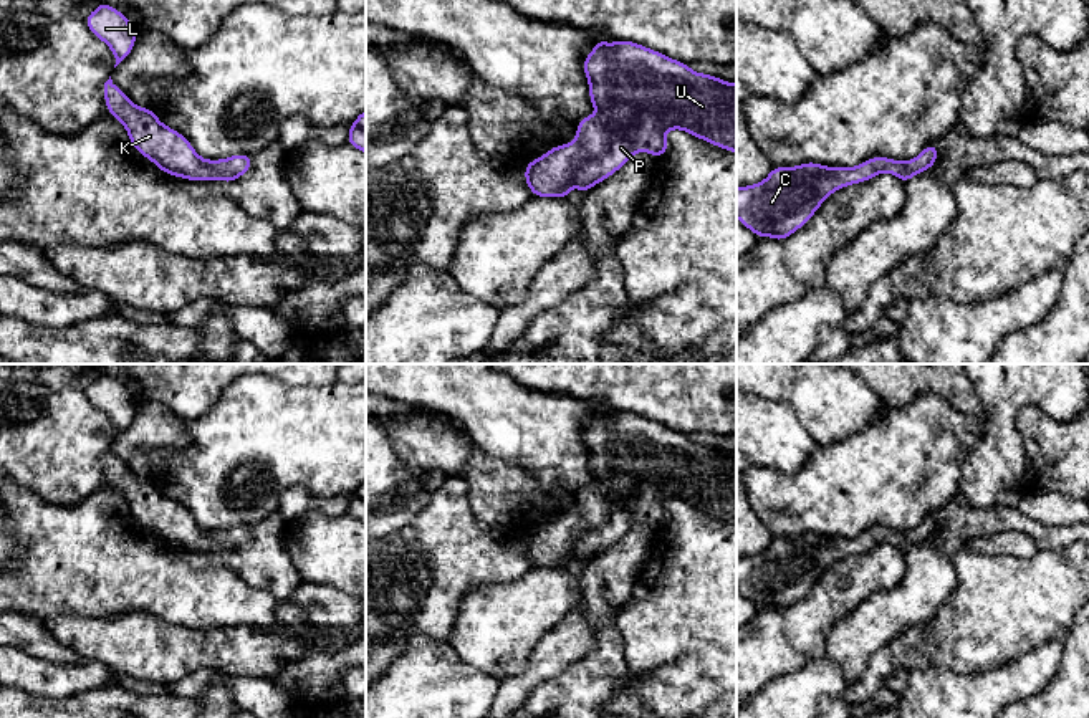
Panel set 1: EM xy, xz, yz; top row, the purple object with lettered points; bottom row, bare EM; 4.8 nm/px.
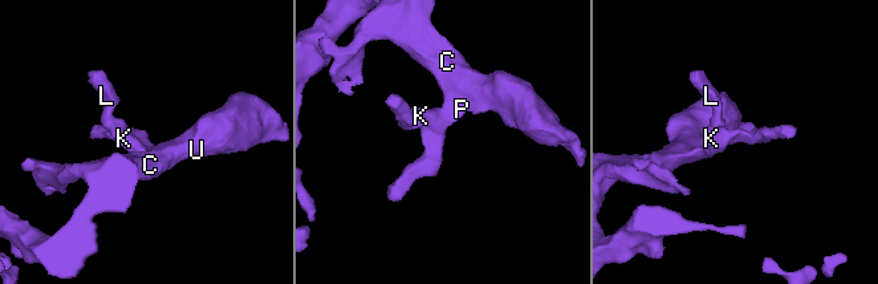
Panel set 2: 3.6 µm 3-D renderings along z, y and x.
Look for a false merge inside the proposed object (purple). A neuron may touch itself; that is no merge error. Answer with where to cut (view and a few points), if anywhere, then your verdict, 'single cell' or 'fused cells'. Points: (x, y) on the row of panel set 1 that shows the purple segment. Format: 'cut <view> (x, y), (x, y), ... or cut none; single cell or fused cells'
cut none; single cell

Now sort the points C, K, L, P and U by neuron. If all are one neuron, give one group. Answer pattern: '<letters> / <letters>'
C K L P U

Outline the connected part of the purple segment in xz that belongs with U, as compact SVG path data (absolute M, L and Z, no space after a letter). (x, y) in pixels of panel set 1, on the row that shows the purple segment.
M599 38L583 69L589 83L591 104L597 112L579 121L573 142L556 146L526 164L525 180L535 197L569 199L571 187L584 194L619 170L636 152L660 157L669 149L669 129L687 131L736 154L735 83L695 73L682 61L622 40L607 45Z

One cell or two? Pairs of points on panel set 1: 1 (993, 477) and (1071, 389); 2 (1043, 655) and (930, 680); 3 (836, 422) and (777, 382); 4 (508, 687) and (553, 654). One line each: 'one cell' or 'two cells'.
1: one cell
2: one cell
3: one cell
4: one cell

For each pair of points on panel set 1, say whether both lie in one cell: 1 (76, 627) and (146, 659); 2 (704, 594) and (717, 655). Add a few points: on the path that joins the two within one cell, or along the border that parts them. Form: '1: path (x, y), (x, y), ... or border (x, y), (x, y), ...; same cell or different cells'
1: path (93, 639), (129, 644); same cell
2: path (717, 609), (717, 641); same cell

